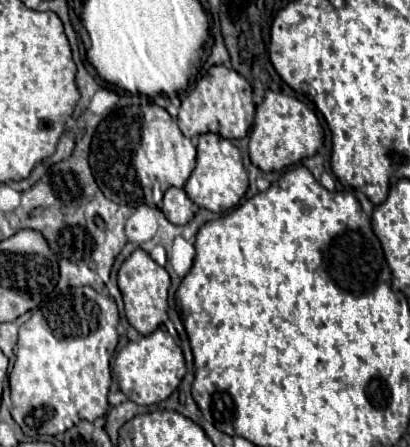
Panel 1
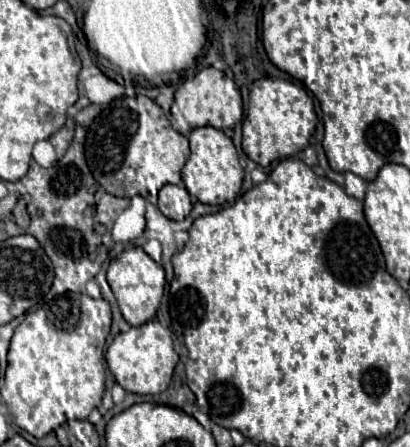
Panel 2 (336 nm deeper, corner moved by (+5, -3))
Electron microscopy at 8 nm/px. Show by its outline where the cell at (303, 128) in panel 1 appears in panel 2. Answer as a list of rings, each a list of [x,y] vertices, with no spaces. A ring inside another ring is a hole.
[[[260,79],[260,83],[252,83],[250,89],[248,115],[242,125],[242,149],[254,163],[268,167],[272,161],[298,155],[308,145],[316,123],[318,117],[304,87],[286,79]]]

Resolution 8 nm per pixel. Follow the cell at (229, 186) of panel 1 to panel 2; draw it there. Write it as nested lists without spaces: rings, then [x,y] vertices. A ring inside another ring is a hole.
[[[198,127],[190,133],[188,139],[192,155],[182,169],[182,181],[188,193],[206,205],[224,205],[228,201],[234,201],[240,193],[244,171],[238,163],[238,155],[230,137],[226,137],[222,131],[216,131],[214,127]]]

